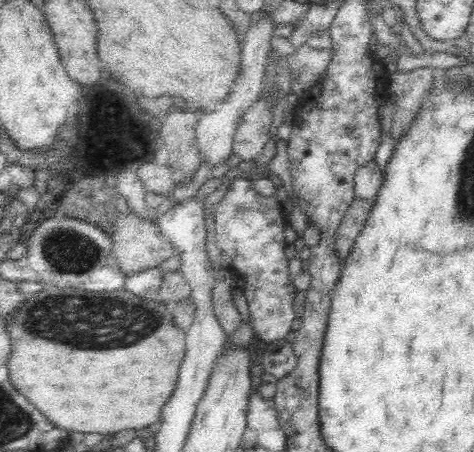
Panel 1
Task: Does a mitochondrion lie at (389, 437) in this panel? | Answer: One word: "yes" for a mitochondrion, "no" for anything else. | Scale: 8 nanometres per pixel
no

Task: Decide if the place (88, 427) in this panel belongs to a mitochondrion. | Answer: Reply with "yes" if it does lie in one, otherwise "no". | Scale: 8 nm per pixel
no

